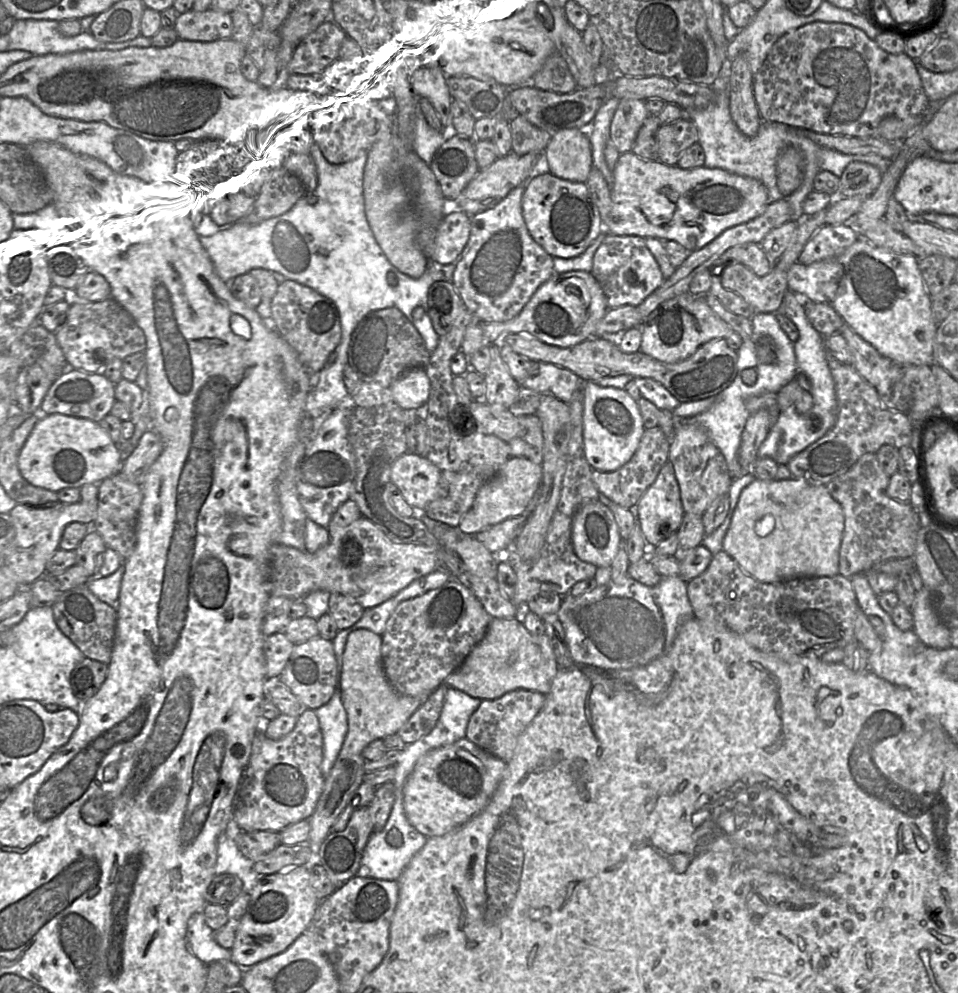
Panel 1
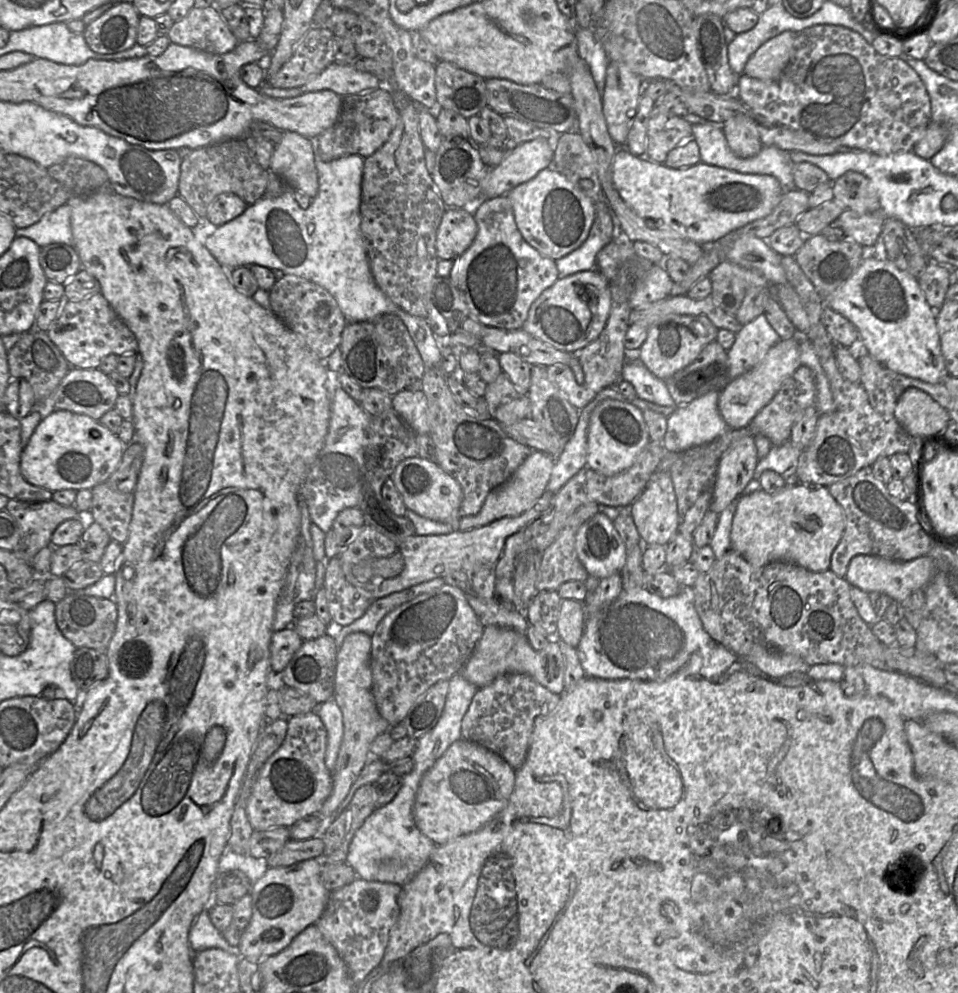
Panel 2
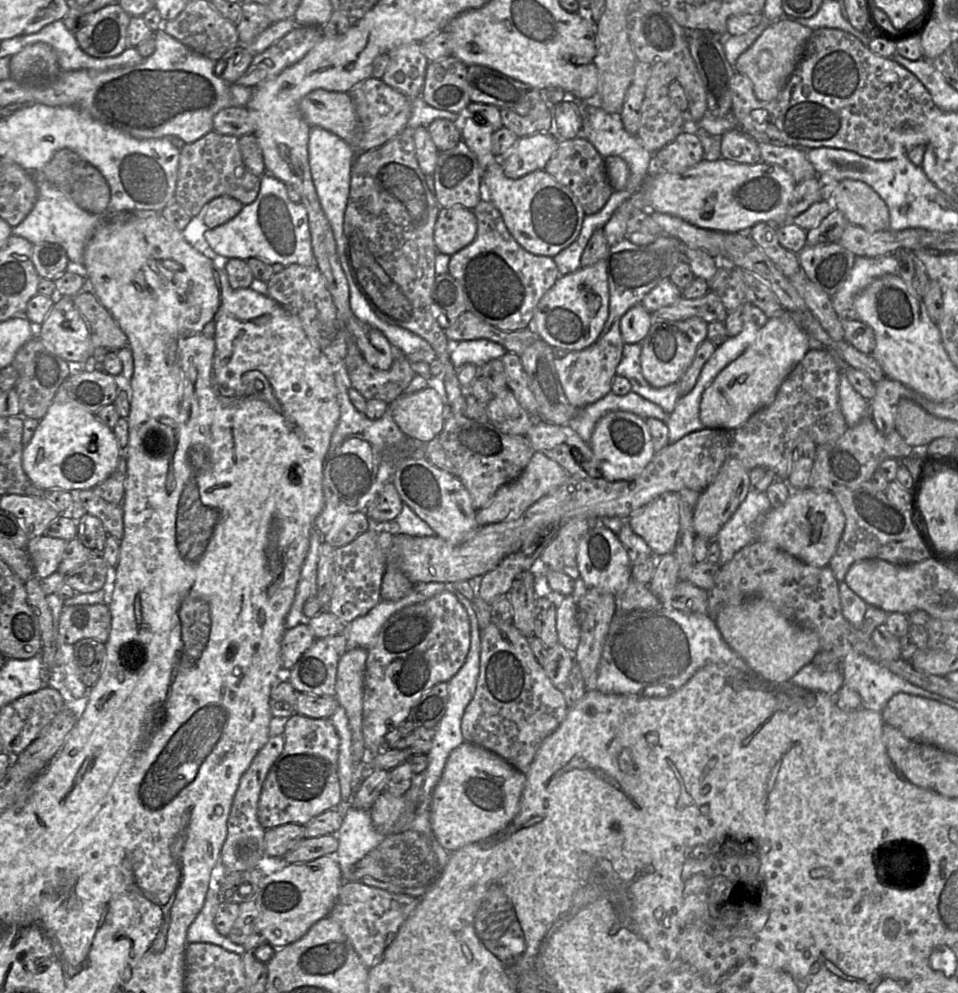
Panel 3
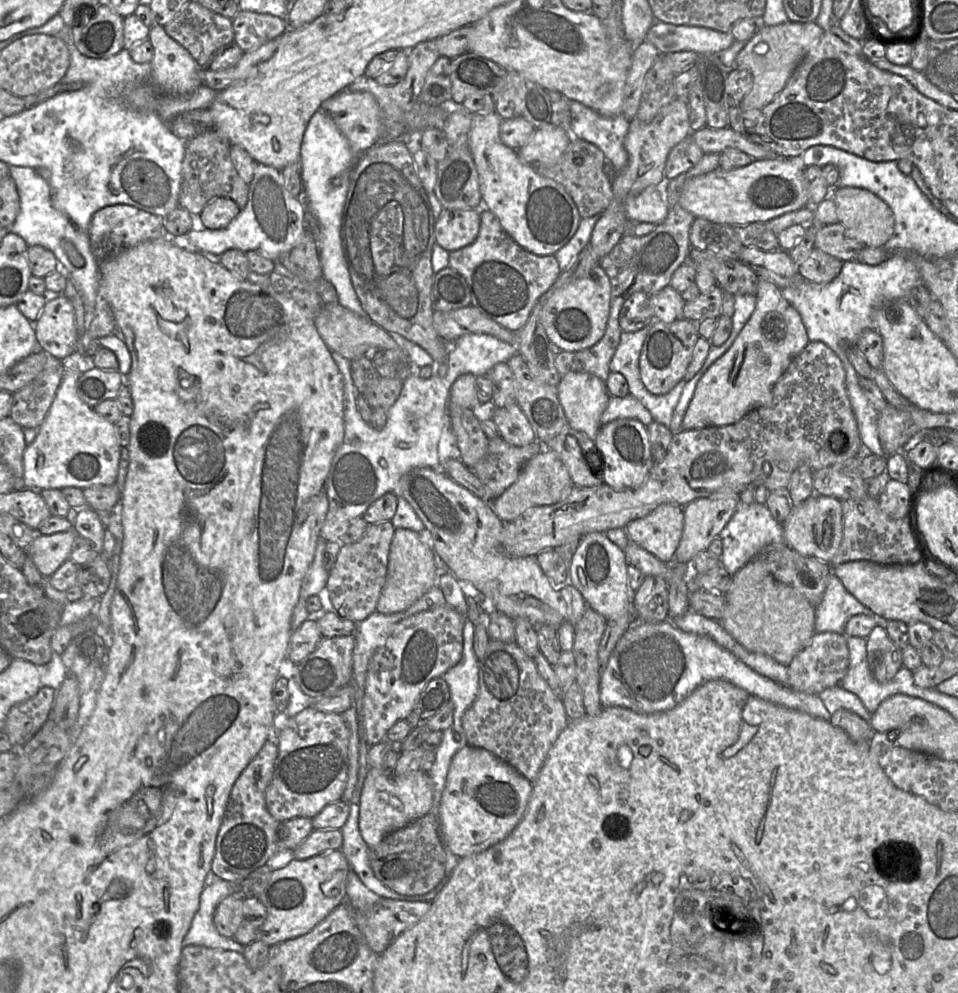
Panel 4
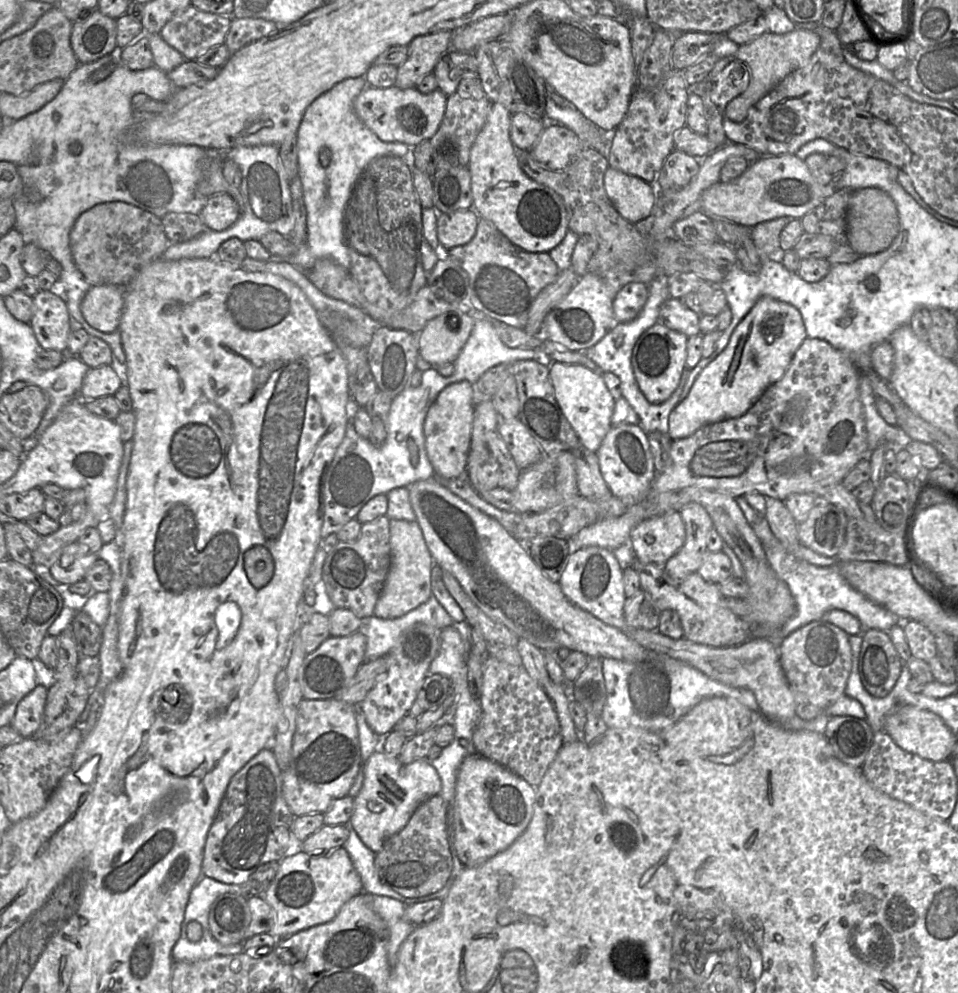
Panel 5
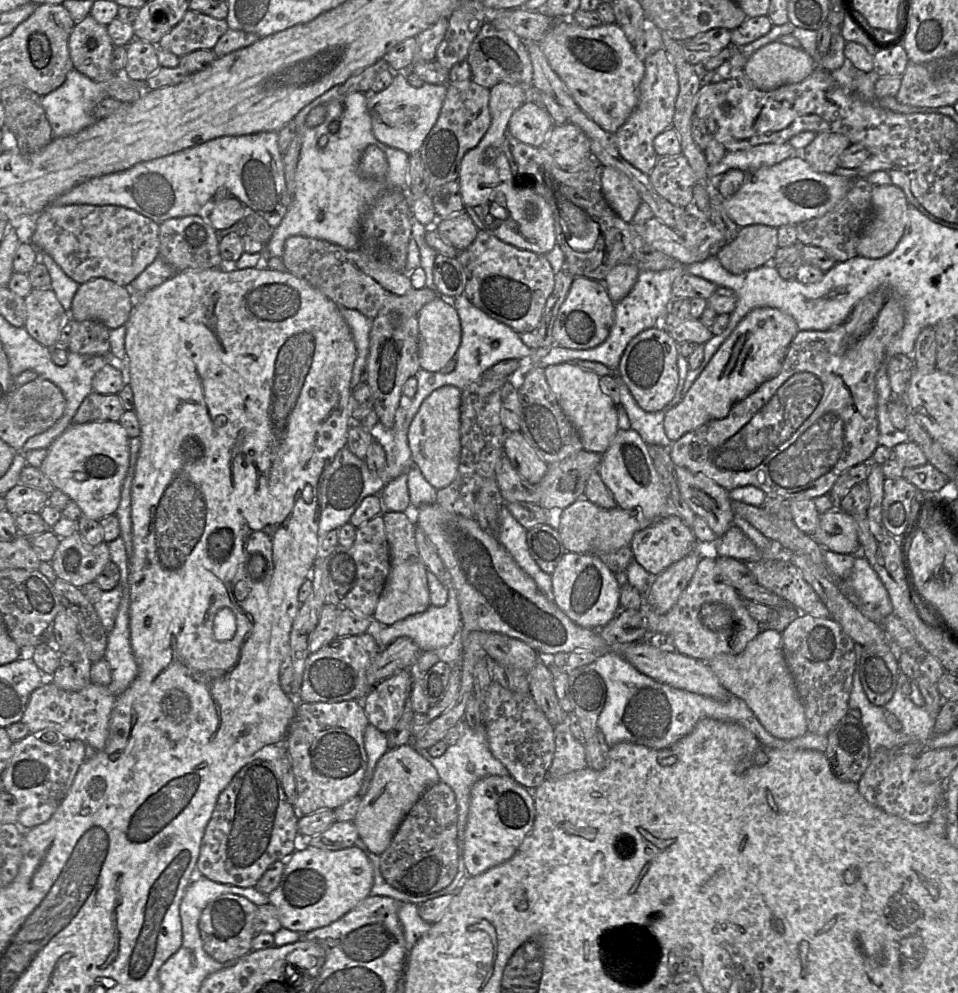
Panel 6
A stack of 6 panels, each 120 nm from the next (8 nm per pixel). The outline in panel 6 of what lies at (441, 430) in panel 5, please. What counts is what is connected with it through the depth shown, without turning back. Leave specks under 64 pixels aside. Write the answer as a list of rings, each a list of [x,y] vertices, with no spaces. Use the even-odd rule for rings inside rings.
[[[452,385],[434,390],[422,402],[408,429],[408,444],[411,450],[413,466],[419,468],[424,478],[436,489],[448,486],[456,477],[461,454],[460,443],[460,407],[462,391]]]

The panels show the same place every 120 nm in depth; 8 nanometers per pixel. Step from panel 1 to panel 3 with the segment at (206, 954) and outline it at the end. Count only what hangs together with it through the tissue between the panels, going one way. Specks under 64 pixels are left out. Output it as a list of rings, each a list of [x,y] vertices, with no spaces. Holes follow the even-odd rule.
[[[208,889],[203,907],[187,929],[186,941],[187,943],[209,942],[242,955],[246,951],[244,946],[232,942],[215,927],[214,916],[220,902],[220,892],[212,893]]]

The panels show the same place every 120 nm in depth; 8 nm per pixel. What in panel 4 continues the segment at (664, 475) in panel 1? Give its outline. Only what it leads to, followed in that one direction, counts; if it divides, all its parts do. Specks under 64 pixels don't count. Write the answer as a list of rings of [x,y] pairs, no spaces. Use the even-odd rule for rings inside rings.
[[[663,504],[647,516],[630,522],[626,533],[630,541],[665,564],[672,564],[684,528],[683,507]]]

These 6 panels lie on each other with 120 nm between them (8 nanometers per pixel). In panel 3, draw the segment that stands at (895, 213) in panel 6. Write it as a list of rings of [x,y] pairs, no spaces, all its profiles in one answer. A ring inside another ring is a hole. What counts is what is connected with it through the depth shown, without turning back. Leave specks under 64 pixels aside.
[[[853,179],[840,181],[831,202],[834,209],[843,213],[849,224],[869,232],[890,228],[890,214],[886,203],[862,181]]]

